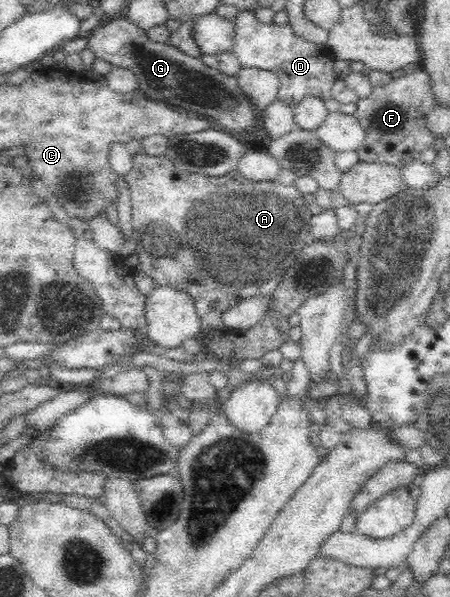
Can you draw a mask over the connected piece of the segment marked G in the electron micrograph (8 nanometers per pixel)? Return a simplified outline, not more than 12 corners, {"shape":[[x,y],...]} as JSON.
{"shape":[[128,17],[87,47],[131,70],[147,98],[255,134],[258,111],[227,76]]}

